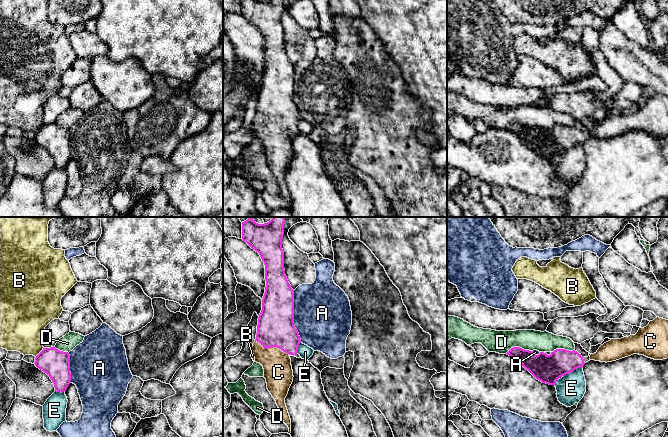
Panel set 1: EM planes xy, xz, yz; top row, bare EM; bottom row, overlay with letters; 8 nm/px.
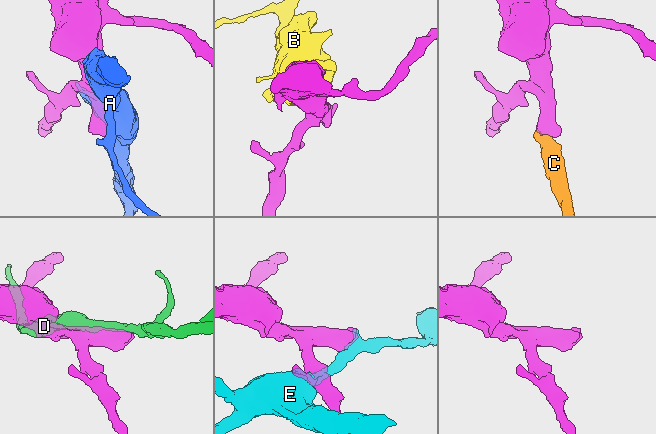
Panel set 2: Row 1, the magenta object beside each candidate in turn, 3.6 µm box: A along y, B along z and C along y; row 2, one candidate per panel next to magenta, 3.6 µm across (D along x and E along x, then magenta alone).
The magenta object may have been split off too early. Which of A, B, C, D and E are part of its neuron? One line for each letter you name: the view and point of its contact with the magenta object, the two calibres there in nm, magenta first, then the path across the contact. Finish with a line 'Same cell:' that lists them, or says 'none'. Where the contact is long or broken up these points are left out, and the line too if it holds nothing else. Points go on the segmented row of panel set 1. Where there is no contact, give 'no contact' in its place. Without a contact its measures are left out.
C: contact xz (272, 346); calibres 300 and 220 nm; way xz (275, 328), (275, 341), (272, 346), (272, 353), (278, 372)
Same cell: C

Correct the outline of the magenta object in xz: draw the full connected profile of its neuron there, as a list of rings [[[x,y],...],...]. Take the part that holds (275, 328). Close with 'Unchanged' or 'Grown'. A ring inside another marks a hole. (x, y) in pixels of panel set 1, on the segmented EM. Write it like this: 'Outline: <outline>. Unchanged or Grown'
Outline: [[[249,217],[242,222],[242,240],[259,253],[265,265],[266,287],[252,352],[255,362],[263,366],[267,389],[275,399],[281,419],[288,426],[288,434],[290,434],[291,419],[285,404],[285,398],[294,377],[290,356],[297,354],[301,339],[294,326],[294,290],[287,280],[284,269],[284,252],[282,249],[284,223],[285,217],[272,217],[269,222],[264,224],[258,224],[254,217]]]. Grown

